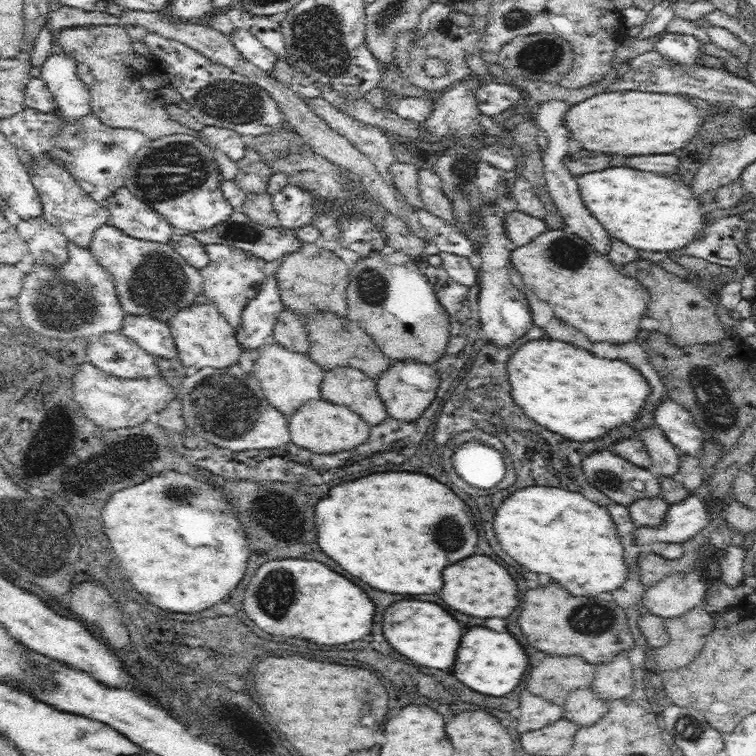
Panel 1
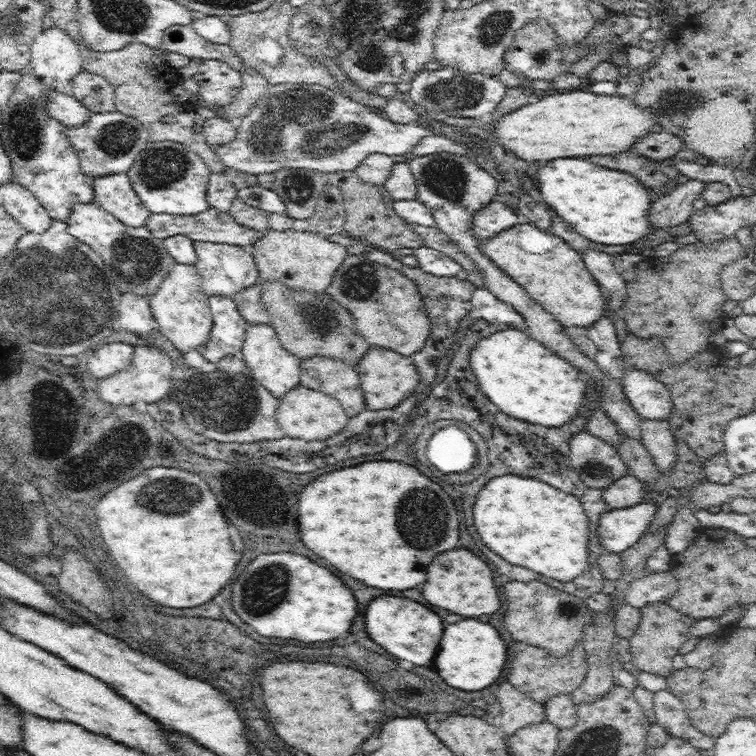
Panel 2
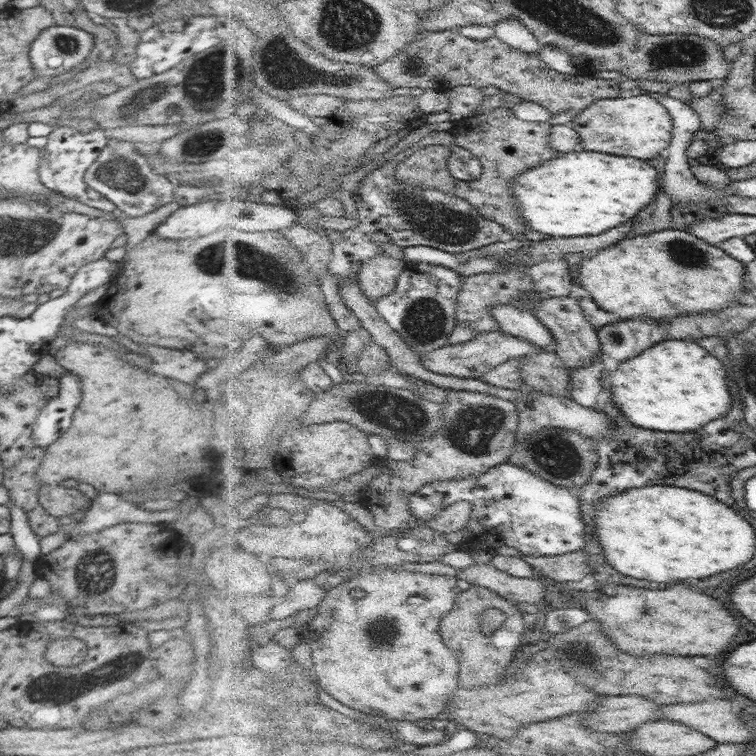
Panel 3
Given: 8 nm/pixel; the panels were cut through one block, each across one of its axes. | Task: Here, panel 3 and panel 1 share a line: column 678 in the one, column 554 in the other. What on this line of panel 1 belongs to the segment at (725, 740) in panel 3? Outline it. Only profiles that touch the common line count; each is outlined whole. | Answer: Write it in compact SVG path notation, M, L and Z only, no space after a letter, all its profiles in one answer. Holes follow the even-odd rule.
M528 690L520 694L520 718L518 730L528 732L550 726L564 716L564 707L554 704L541 696L532 696Z

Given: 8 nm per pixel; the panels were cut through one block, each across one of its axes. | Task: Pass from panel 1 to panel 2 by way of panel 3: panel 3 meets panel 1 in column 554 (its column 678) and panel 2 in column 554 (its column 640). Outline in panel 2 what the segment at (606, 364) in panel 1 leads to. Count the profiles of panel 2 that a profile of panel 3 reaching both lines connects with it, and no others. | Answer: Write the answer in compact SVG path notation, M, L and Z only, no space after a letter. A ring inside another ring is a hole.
M504 325L498 332L482 336L468 350L468 362L476 375L478 388L502 412L514 418L544 426L560 426L574 416L580 404L584 386L578 380L578 372L525 331Z

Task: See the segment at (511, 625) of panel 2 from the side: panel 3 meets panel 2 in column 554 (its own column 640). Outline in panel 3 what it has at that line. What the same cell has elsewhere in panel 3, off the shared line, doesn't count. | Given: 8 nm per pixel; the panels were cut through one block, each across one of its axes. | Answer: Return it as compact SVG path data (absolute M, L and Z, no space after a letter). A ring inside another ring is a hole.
M599 584L600 589L594 591L578 591L572 596L570 605L582 606L590 612L595 621L605 624L611 639L615 640L623 651L636 656L653 654L680 654L680 656L706 656L706 654L722 654L728 652L730 642L740 630L738 620L712 596L702 592L692 592L684 584L672 584L666 590L650 590L650 588L632 588L618 584Z

